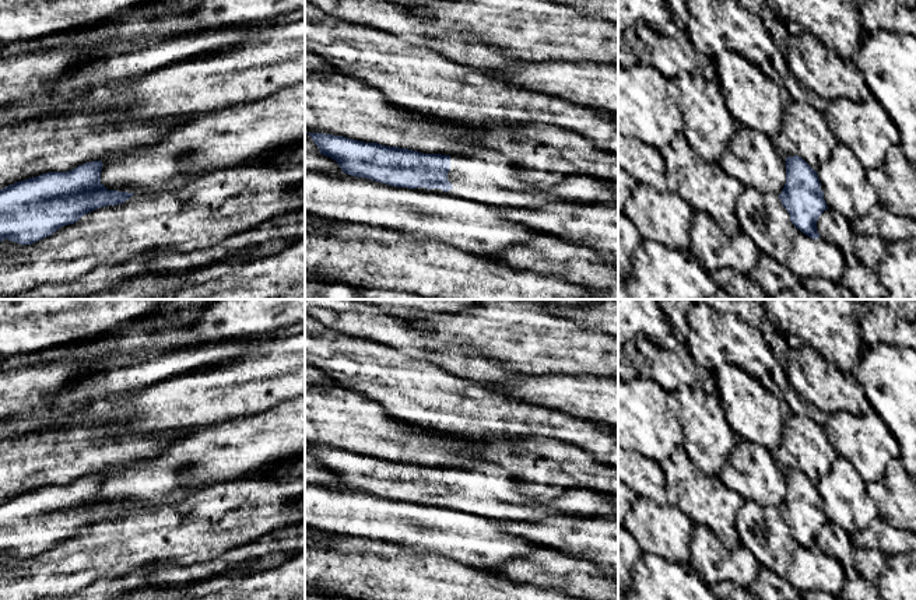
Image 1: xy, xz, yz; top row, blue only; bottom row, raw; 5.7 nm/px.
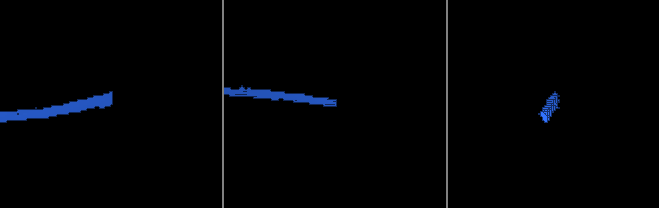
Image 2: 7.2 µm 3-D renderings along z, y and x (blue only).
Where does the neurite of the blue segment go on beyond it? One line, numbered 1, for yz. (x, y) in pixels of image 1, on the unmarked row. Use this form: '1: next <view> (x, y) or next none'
1: next none

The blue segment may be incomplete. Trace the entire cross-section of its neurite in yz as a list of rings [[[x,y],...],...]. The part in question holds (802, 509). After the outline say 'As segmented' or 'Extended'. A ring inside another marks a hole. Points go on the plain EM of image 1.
[[[799,469],[787,470],[785,477],[786,497],[779,512],[794,540],[811,552],[818,552],[817,534],[828,523],[818,488]]]. As segmented

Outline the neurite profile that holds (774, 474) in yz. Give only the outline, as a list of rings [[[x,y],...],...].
[[[738,441],[717,477],[745,501],[780,508],[786,497],[785,476],[772,452],[750,441]]]

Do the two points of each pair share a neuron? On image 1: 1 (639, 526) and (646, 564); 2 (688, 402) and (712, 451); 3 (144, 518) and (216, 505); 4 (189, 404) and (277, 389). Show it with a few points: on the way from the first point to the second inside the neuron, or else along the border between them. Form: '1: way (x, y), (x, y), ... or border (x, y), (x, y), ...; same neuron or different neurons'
1: border (642, 551), (676, 561); different neurons
2: way (699, 414), (708, 438); same neuron
3: way (162, 518), (167, 518), (175, 509), (197, 508); same neuron
4: way (211, 396), (237, 388), (255, 388); same neuron

